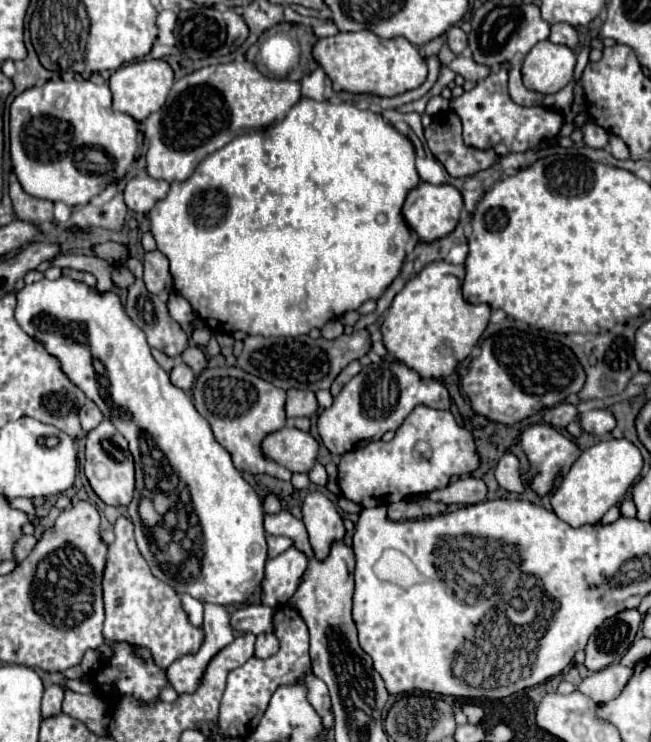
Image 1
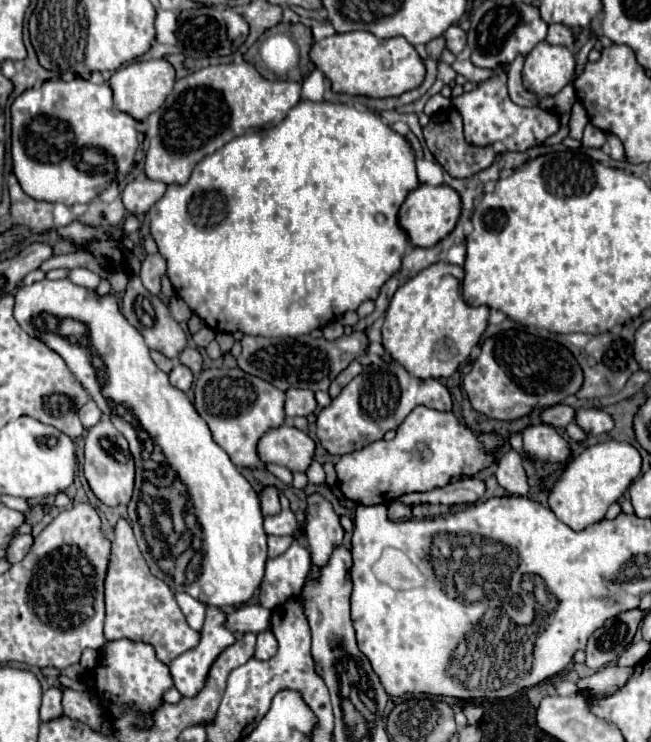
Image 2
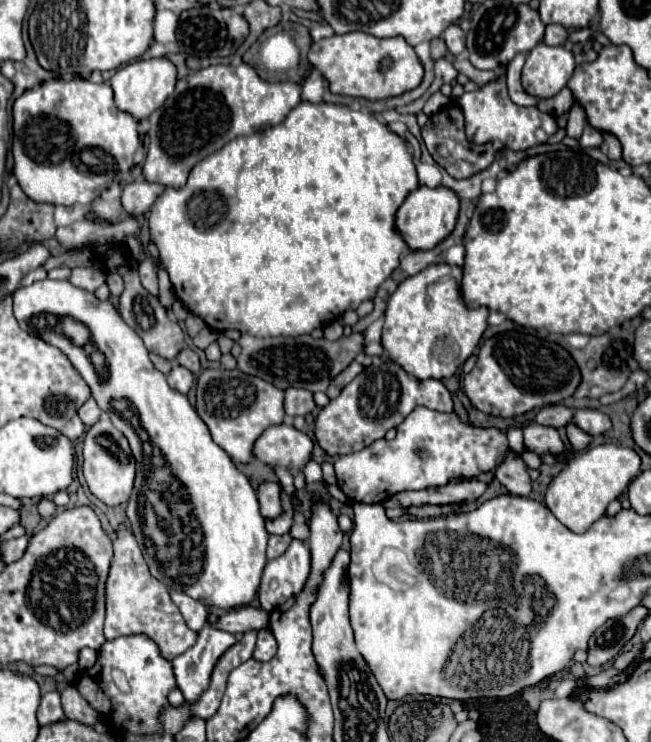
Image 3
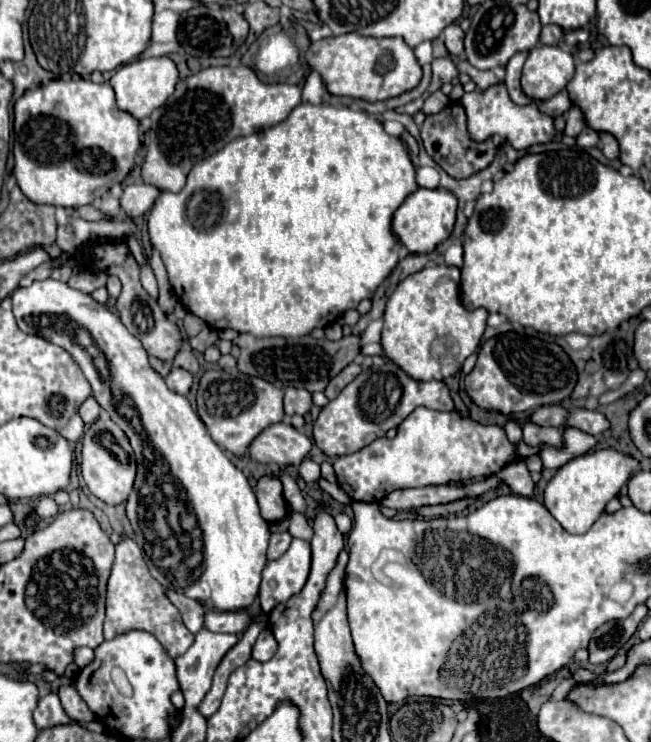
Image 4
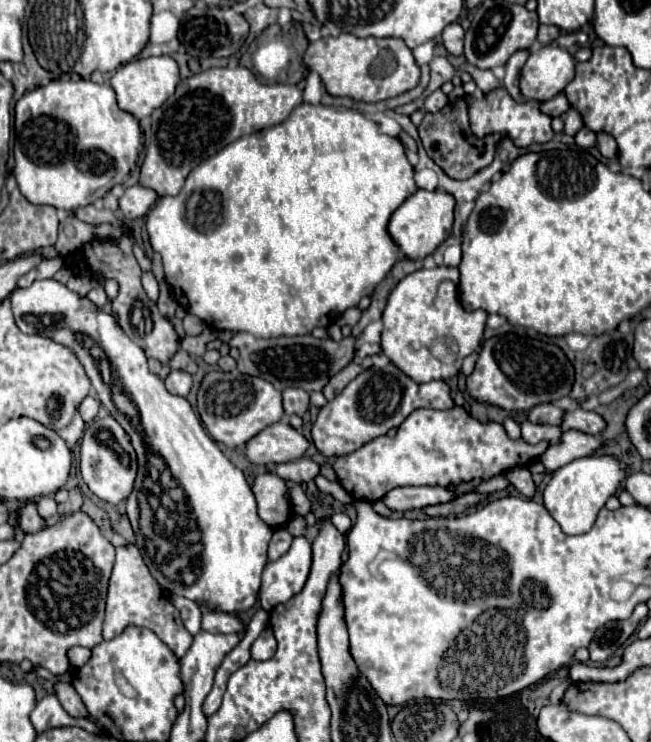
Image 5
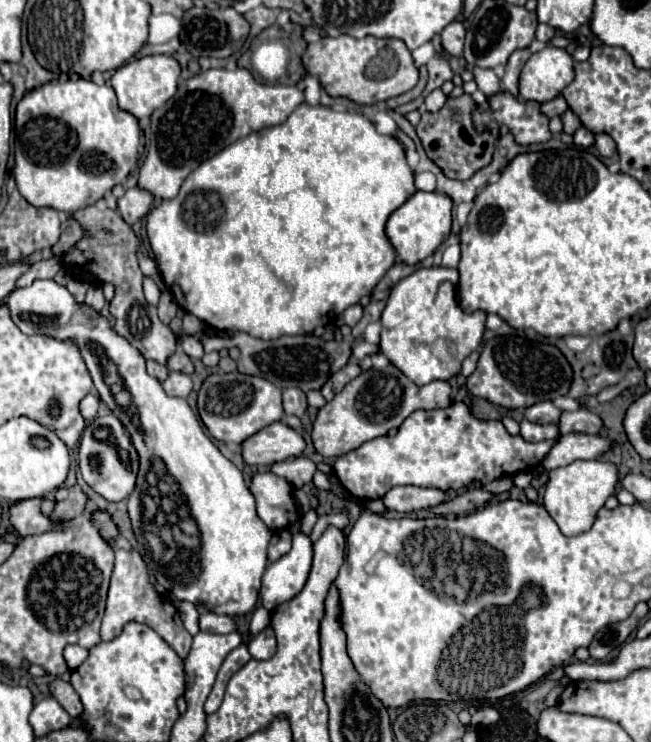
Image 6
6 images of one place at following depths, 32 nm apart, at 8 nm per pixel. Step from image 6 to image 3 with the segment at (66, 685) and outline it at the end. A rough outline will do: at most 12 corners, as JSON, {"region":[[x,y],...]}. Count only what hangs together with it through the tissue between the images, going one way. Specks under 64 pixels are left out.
{"region":[[72,686],[62,690],[62,708],[70,720],[94,726],[100,712]]}

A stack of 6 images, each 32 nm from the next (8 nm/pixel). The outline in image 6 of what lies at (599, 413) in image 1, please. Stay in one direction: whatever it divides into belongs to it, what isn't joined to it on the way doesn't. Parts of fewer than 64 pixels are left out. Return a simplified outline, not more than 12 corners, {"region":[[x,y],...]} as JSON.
{"region":[[586,408],[562,412],[558,428],[598,434],[602,418]]}

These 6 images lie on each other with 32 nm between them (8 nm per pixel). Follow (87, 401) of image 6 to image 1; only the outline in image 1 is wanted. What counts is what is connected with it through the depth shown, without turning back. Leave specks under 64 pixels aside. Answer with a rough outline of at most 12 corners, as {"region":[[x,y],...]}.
{"region":[[94,402],[80,408],[80,424],[90,432],[102,422],[102,412]]}

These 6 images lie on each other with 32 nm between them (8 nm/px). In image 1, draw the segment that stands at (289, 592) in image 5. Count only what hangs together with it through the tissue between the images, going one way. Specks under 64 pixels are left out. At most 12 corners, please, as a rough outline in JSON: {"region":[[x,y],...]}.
{"region":[[296,548],[266,560],[262,602],[282,606],[308,560]]}

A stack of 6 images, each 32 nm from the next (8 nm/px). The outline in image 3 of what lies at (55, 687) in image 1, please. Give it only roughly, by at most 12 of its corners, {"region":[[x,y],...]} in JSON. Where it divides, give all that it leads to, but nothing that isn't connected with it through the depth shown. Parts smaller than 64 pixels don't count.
{"region":[[52,690],[42,696],[38,708],[40,726],[52,720],[64,720],[60,692]]}

